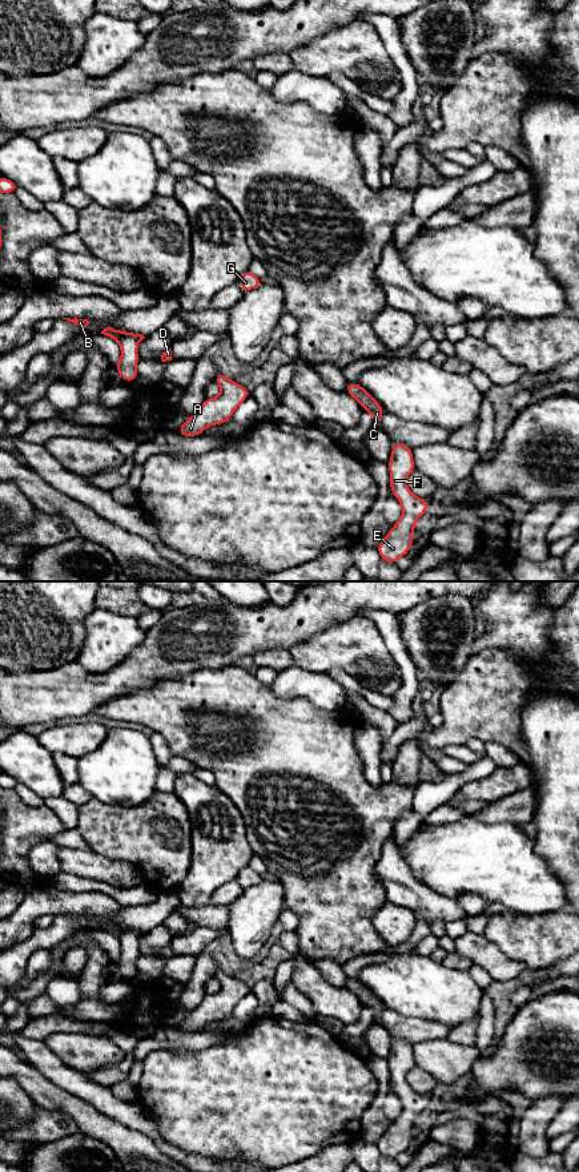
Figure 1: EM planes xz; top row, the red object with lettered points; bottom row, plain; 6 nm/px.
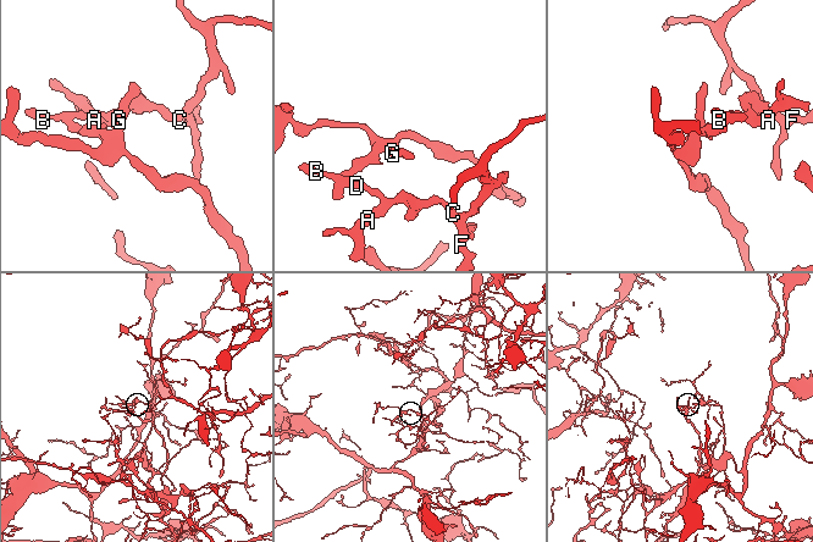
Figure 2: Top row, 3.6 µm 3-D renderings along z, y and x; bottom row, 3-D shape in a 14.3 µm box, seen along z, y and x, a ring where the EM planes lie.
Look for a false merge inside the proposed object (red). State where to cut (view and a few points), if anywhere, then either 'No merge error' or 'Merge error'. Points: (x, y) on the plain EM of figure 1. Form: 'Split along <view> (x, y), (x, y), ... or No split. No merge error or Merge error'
Split along xz (128, 929), (119, 938). Merge error

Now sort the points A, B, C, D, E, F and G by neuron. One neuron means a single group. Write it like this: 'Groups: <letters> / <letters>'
Groups: A B C D E F / G

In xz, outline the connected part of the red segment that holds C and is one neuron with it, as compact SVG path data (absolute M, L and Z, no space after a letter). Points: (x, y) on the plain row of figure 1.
M347 978L346 988L358 996L363 1007L369 1007L373 1011L375 1022L385 1010L383 1003L358 979Z

